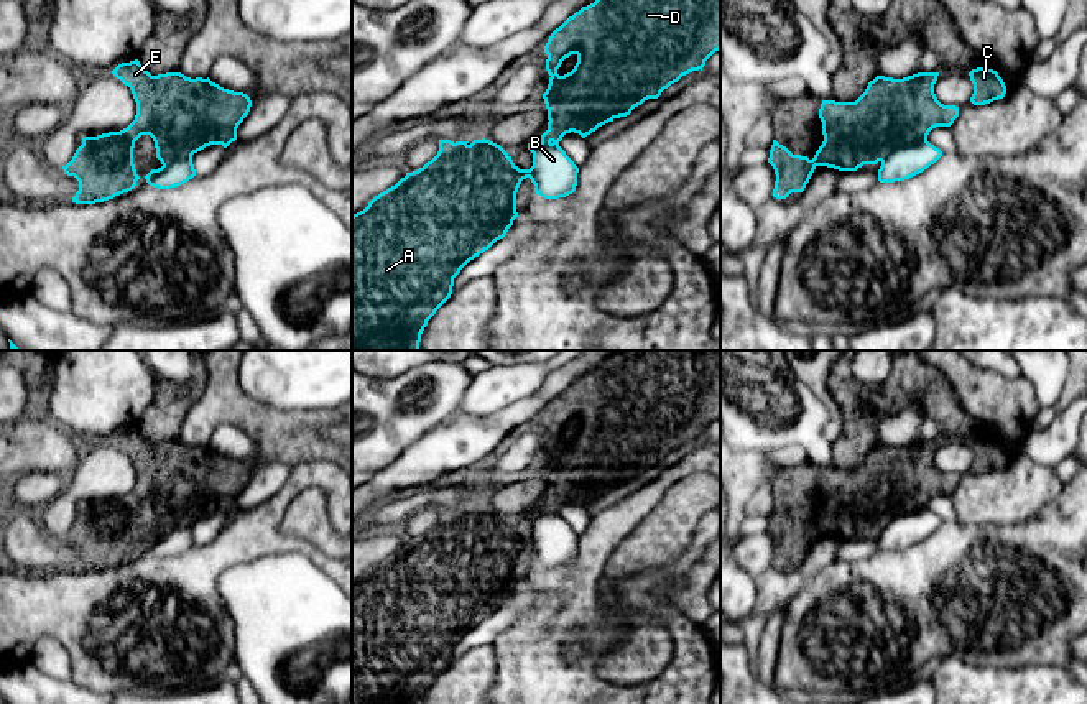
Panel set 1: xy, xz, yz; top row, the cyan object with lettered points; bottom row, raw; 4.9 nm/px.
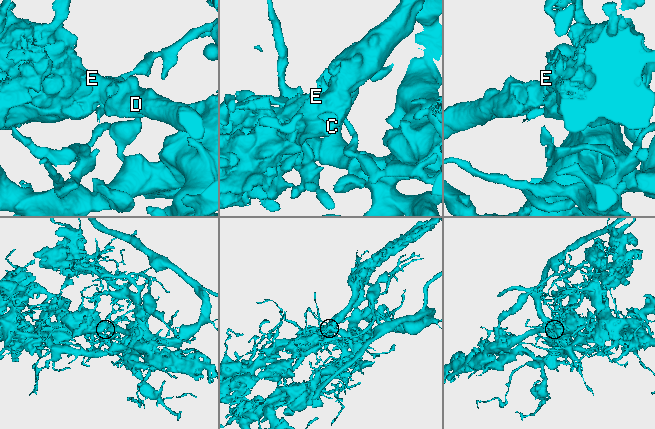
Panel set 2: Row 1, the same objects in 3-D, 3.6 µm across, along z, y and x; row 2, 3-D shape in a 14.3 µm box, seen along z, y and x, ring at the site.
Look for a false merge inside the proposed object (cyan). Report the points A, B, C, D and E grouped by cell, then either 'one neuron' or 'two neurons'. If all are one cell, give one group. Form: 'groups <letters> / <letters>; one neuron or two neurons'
groups A C D E / B; two neurons

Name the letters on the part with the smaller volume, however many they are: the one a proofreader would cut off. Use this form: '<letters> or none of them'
A, C, D, E

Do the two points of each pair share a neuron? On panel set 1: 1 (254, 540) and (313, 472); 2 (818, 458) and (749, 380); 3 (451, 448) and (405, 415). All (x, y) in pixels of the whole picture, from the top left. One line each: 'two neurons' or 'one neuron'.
1: one neuron
2: one neuron
3: two neurons

